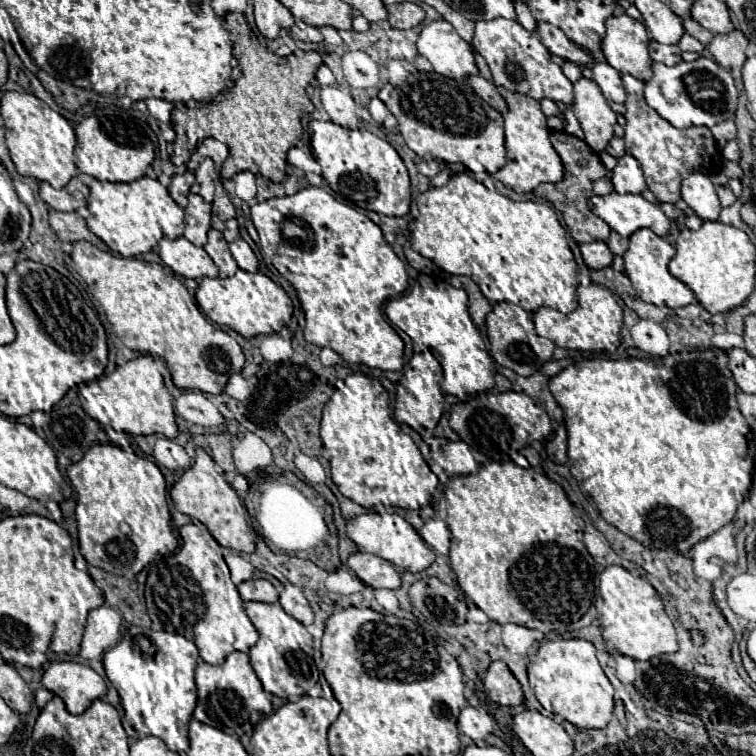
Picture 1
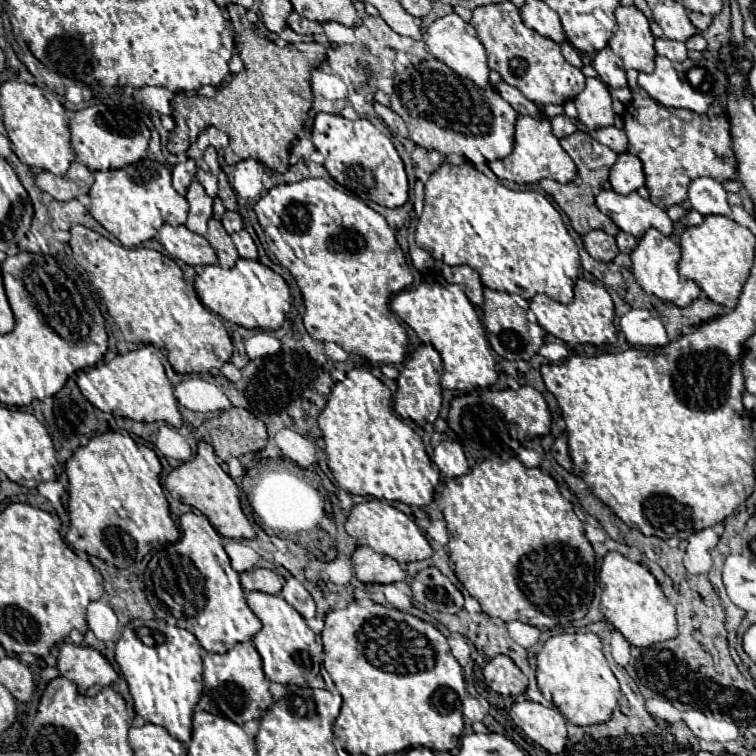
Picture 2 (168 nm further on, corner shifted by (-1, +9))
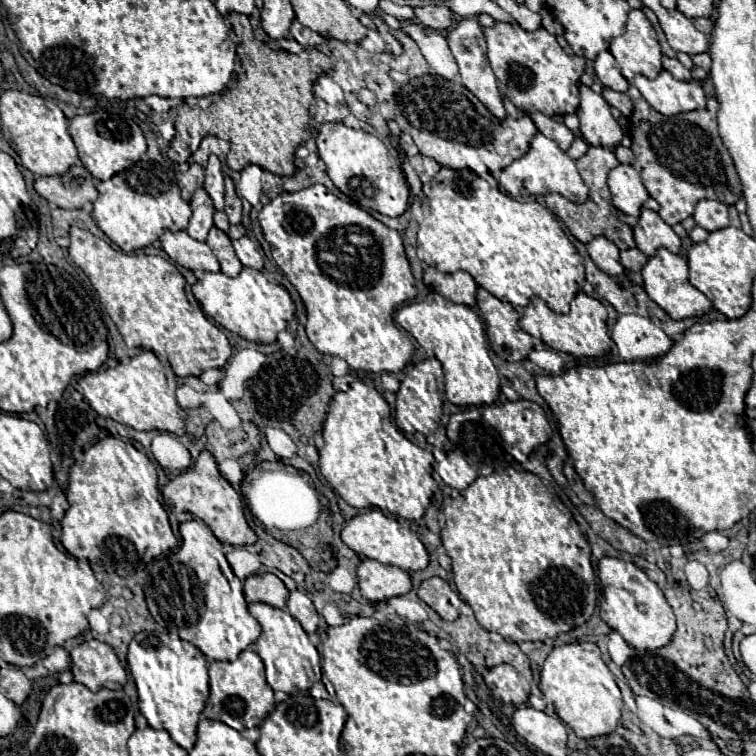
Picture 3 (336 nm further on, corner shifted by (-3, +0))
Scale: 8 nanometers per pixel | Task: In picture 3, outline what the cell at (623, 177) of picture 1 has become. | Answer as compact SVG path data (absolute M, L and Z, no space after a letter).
M620 164L608 174L608 186L612 194L612 204L624 214L638 218L642 204L648 200L648 192L642 186L640 174L632 166Z

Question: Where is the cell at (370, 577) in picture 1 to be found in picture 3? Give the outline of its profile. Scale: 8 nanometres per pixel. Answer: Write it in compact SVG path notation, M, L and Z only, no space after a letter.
M370 558L362 560L358 566L358 586L362 590L362 596L370 602L388 600L412 590L408 572Z

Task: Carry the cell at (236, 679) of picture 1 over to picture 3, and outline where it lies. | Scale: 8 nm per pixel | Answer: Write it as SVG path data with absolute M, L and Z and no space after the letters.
M252 650L240 652L234 662L212 662L210 664L210 698L204 708L204 716L228 724L242 732L244 728L260 726L264 718L274 710L274 690L266 682L264 664Z

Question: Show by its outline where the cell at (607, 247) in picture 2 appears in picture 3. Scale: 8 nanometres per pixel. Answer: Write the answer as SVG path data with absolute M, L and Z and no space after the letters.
M596 236L592 242L586 244L588 248L588 254L592 258L592 262L604 272L604 274L610 274L610 276L618 276L624 272L624 266L620 264L620 258L618 258L618 246L610 240L606 240L604 236Z

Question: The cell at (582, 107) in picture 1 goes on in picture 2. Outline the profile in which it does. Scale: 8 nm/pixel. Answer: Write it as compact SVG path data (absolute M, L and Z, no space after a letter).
M586 79L586 89L574 99L574 105L578 109L578 119L586 129L596 131L614 125L612 99L608 87L600 79Z

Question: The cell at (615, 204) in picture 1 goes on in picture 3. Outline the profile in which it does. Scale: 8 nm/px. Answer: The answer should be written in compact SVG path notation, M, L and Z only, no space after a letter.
M642 208L638 216L638 224L632 228L634 240L638 250L642 250L646 256L654 256L658 248L668 248L670 252L678 252L680 240L676 232L652 210Z

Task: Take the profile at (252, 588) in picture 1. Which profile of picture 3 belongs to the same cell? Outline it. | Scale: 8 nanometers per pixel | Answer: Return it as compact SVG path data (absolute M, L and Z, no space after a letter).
M254 574L244 582L246 602L264 602L274 608L286 608L288 588L274 574Z

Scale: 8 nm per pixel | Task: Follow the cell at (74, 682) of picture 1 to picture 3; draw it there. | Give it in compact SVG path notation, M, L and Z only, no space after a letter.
M88 640L72 648L72 674L74 680L88 686L92 692L100 688L120 690L126 684L126 670L110 646Z

